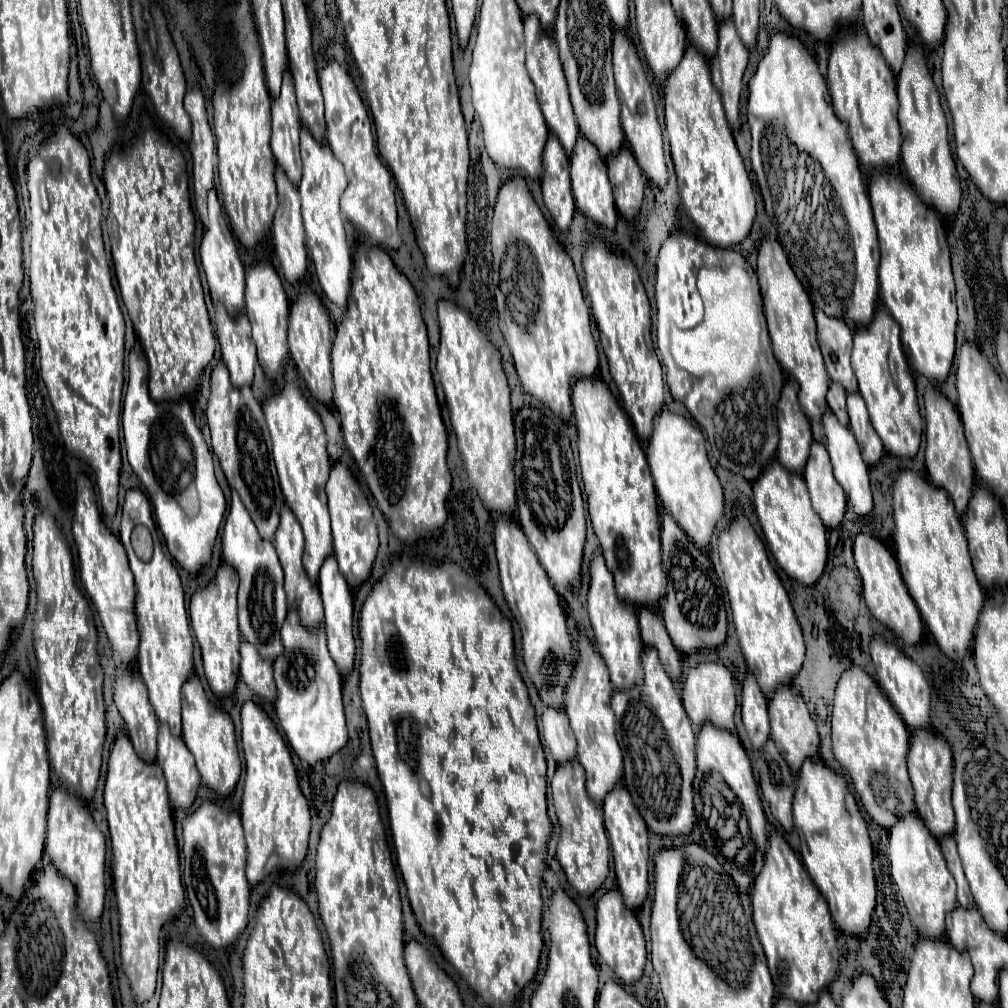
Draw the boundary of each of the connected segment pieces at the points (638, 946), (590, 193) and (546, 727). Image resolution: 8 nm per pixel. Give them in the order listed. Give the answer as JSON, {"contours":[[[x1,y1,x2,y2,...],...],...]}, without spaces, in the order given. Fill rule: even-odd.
{"contours":[[[610,890,598,900,598,904,596,904,596,922,598,922,598,926,596,926,594,946,600,954,600,958,614,970,614,974,624,984,634,984,636,980,640,980,640,976,644,972,644,964,646,964,646,942,644,942,640,922,624,906,618,890]],[[584,136,578,138,576,150,570,156,570,176,572,176,574,202,576,202,576,208,580,210,580,214,594,220,600,226,614,230,618,214,616,214,616,206,614,206,614,198,612,198,612,186,608,182,606,162,600,158,596,146,592,146,592,142,588,142]],[[544,708,542,734,556,764,564,764,576,756,576,738,568,726,568,716,564,712]]]}

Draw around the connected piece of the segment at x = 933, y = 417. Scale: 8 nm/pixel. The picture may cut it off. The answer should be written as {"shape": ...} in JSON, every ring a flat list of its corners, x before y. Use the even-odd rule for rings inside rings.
{"shape":[[928,388,924,394,924,406,926,406,926,470,928,478,936,488,944,488,958,514,962,514,970,502,972,488,974,488,974,470,972,470,972,458,968,454,968,444,962,432,962,422,952,406,952,402,936,392,934,388]]}

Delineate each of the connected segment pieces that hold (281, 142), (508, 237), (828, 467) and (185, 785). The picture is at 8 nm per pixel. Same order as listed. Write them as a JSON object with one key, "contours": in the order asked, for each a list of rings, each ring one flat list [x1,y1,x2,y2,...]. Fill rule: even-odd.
{"contours":[[[288,70,284,72,282,92,272,102,272,138,270,148,274,152,276,164,284,170,292,184,300,182,300,148,298,148,298,132,300,132,300,116,296,106,294,82]],[[520,176,512,178,500,188,494,206,490,238,492,238,492,256,496,274,506,254,506,246,512,242,524,242,538,260,542,276,538,320,528,328,516,324,512,320,510,310,506,308,506,302,498,298,500,330,510,346,510,354,514,358,514,368,518,372,522,390,540,400,542,404,546,404,562,420,568,420,572,416,572,402,570,402,572,382,578,376,590,378,596,374,598,350,590,328,590,308,584,302,580,282,574,272,574,264,570,256,564,252,564,248,552,236,550,226,542,216,540,208,536,206,524,178]],[[812,444,810,458,802,476,810,492,812,508,822,518,824,526,838,528,846,512,846,494,832,474,832,464,828,462,828,452,824,444]],[[164,724,158,730,156,762,166,776,172,808,190,808,200,786,200,774,192,762,190,750,184,746,184,740,174,738]]]}

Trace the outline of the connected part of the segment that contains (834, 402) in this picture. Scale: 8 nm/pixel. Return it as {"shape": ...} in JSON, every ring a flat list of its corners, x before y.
{"shape":[[830,382,828,390,828,406,836,414,836,418,848,426,848,412,846,412,846,390,842,386,836,386,836,382]]}

